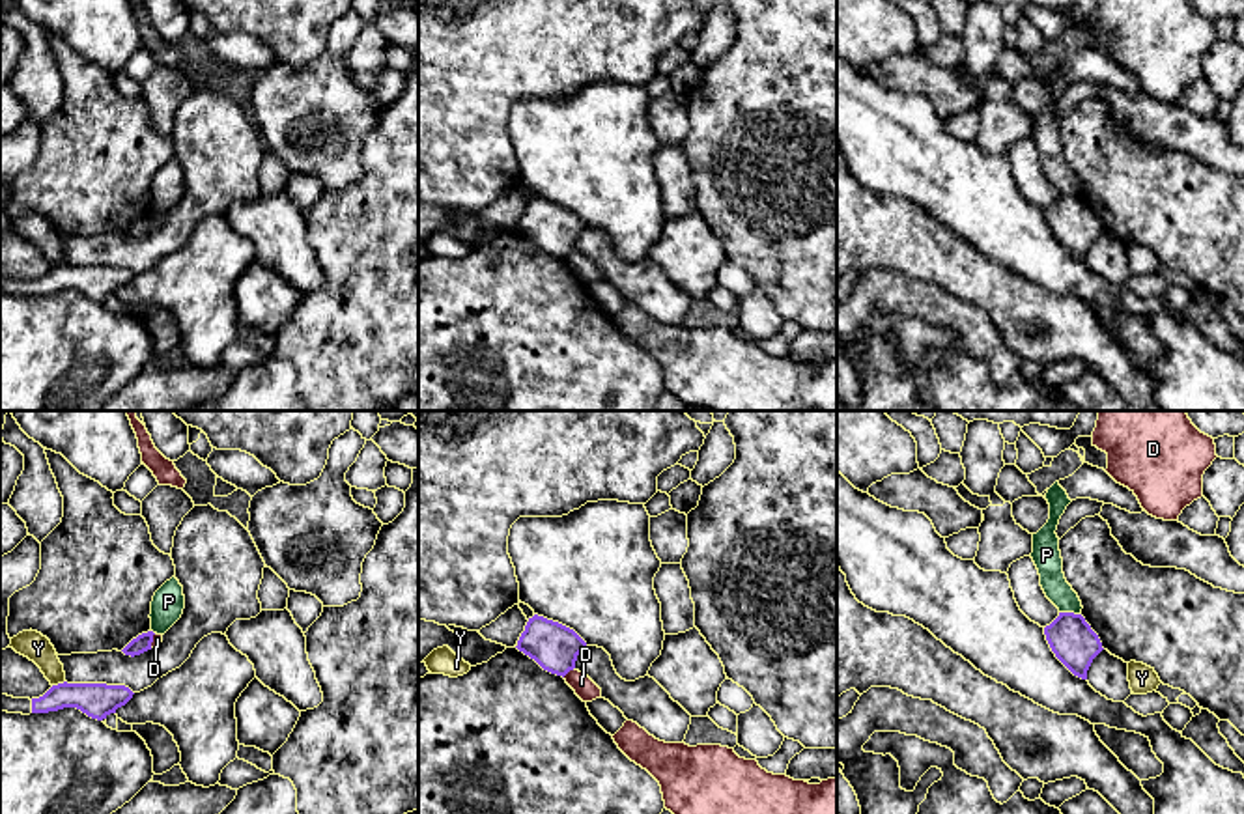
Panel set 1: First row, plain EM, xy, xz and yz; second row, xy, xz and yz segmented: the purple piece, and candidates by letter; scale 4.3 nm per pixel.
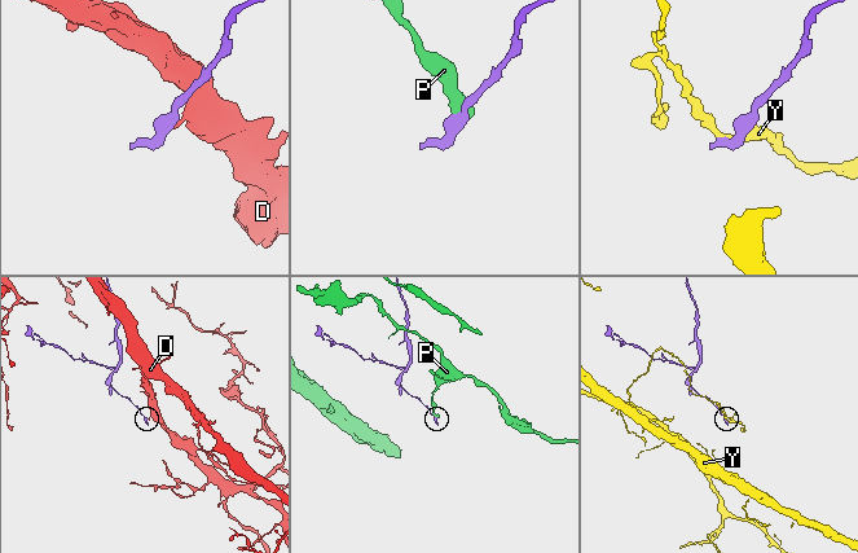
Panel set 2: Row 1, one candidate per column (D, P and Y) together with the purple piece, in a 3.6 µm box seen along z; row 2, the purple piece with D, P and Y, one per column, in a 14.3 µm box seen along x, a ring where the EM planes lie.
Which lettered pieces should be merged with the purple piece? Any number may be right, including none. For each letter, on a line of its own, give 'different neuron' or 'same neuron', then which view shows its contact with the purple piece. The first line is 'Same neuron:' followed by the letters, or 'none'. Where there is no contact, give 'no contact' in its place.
Same neuron: none
D: different neuron; meets purple in xz
P: different neuron; meets purple in yz
Y: different neuron; meets purple in xy

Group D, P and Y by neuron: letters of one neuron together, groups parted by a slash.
D / P / Y

